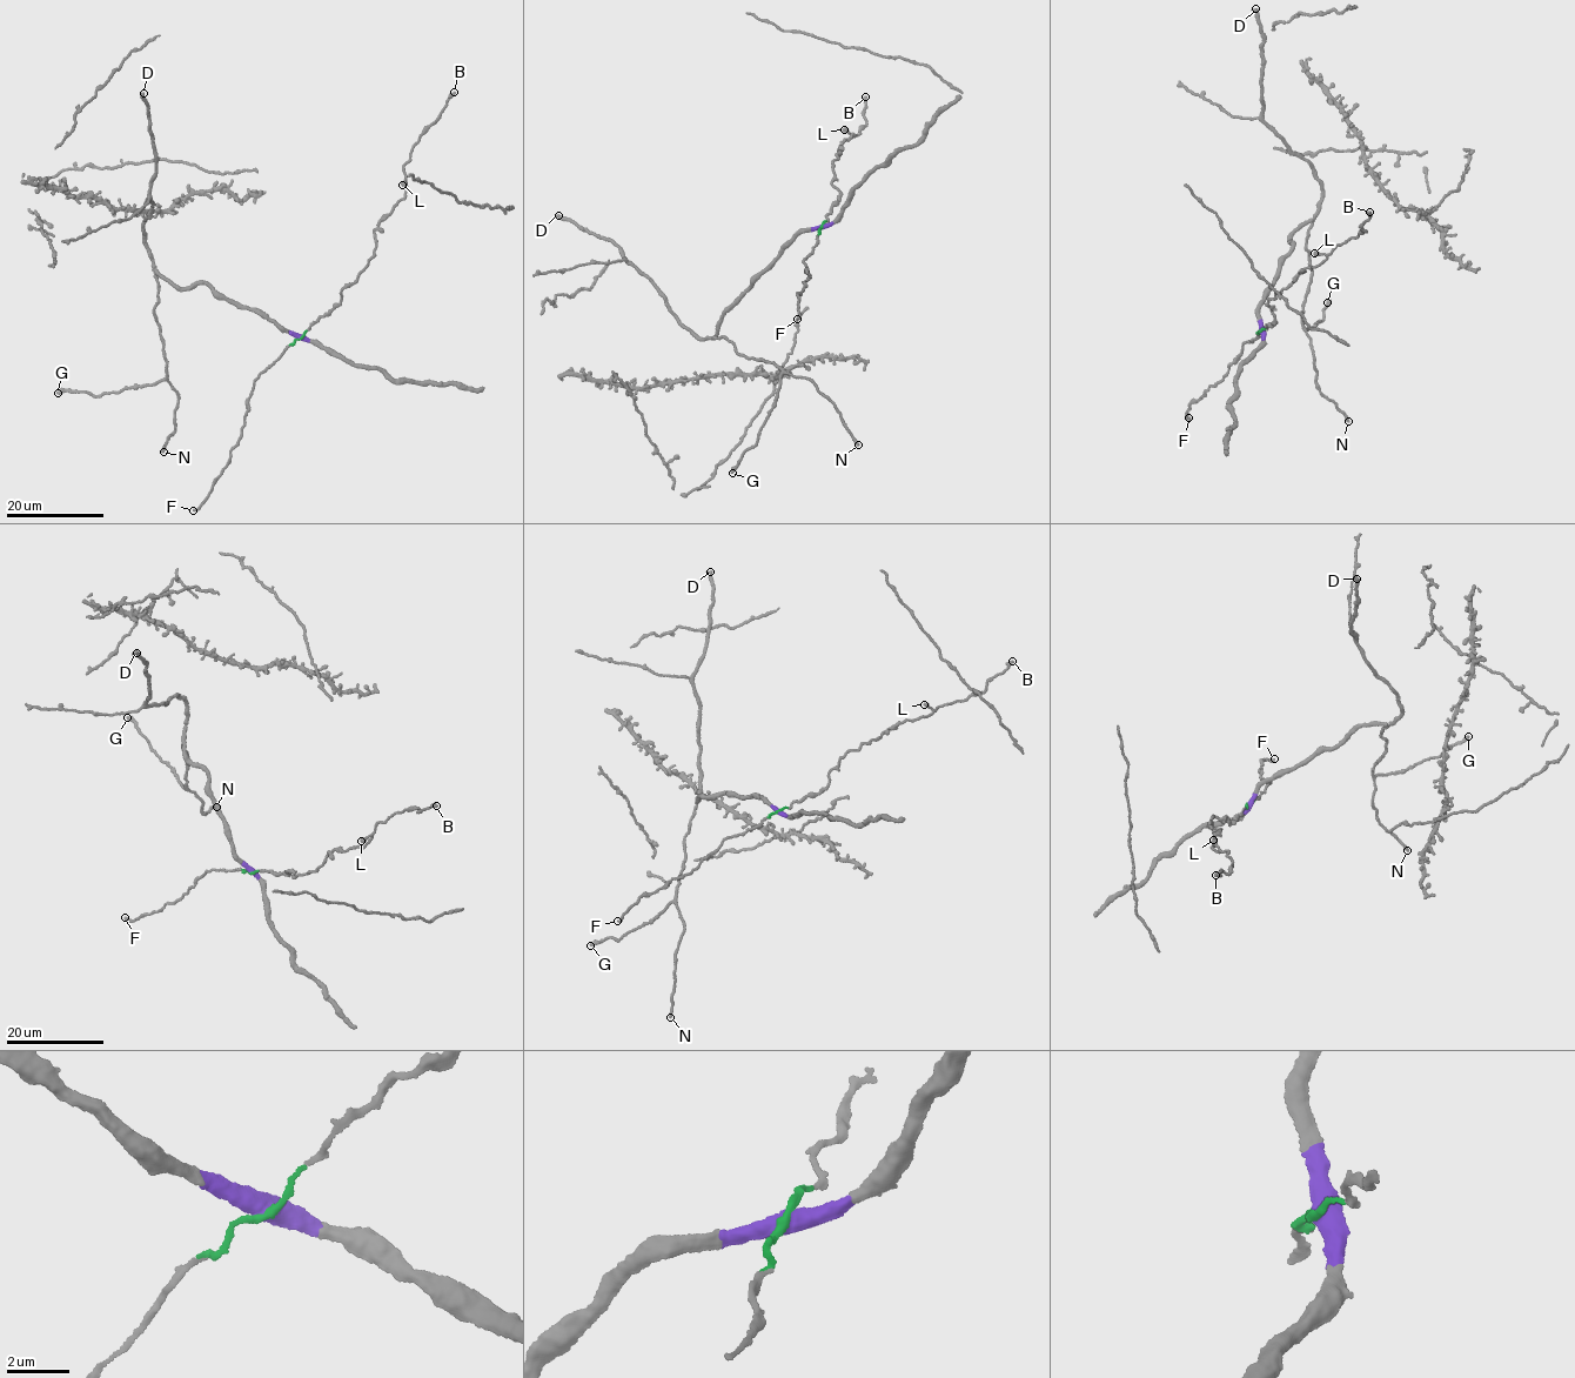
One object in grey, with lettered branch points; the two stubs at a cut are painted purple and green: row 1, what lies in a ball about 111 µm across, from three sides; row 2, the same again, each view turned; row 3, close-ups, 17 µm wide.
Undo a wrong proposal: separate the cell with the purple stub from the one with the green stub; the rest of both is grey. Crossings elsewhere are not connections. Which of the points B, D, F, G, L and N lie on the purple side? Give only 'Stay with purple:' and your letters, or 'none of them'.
Stay with purple: D, G, N

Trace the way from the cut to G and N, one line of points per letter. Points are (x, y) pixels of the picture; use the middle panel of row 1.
G: (822, 226), (797, 235), (721, 316), (719, 339), (748, 359), (782, 369), (757, 442), (731, 473)
N: (822, 226), (784, 248), (721, 316), (716, 335), (748, 359), (816, 383), (858, 445)

